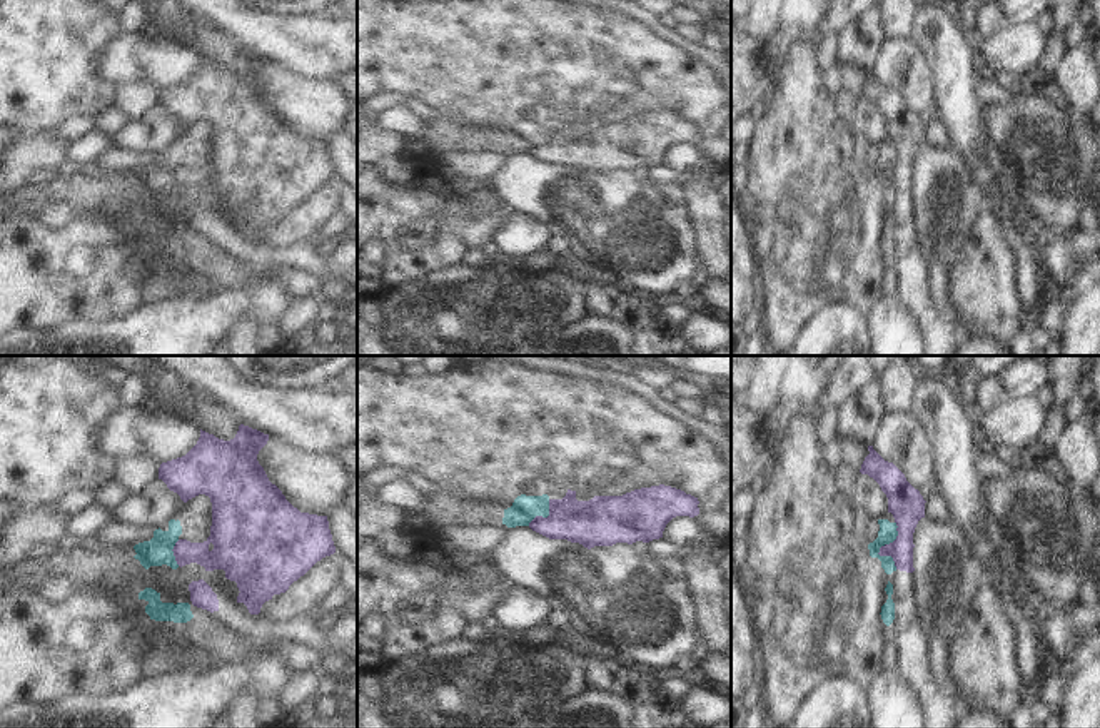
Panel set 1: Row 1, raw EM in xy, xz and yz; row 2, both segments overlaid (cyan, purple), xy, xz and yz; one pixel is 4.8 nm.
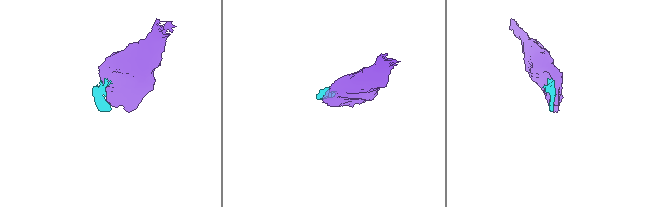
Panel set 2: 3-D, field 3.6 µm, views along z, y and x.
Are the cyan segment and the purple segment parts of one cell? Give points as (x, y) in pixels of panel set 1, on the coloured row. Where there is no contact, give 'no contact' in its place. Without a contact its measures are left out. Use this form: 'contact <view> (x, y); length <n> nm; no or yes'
contact yz (882, 545); length 240 nm; no

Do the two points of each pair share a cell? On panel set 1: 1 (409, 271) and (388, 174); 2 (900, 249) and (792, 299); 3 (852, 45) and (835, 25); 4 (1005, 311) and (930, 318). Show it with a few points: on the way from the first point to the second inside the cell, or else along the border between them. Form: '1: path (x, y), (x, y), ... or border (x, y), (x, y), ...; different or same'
1: path (393, 247), (388, 236), (388, 197); same
2: border (893, 212), (893, 246), (888, 251); different
3: border (857, 17), (837, 37); different
4: border (953, 316), (960, 323); different

